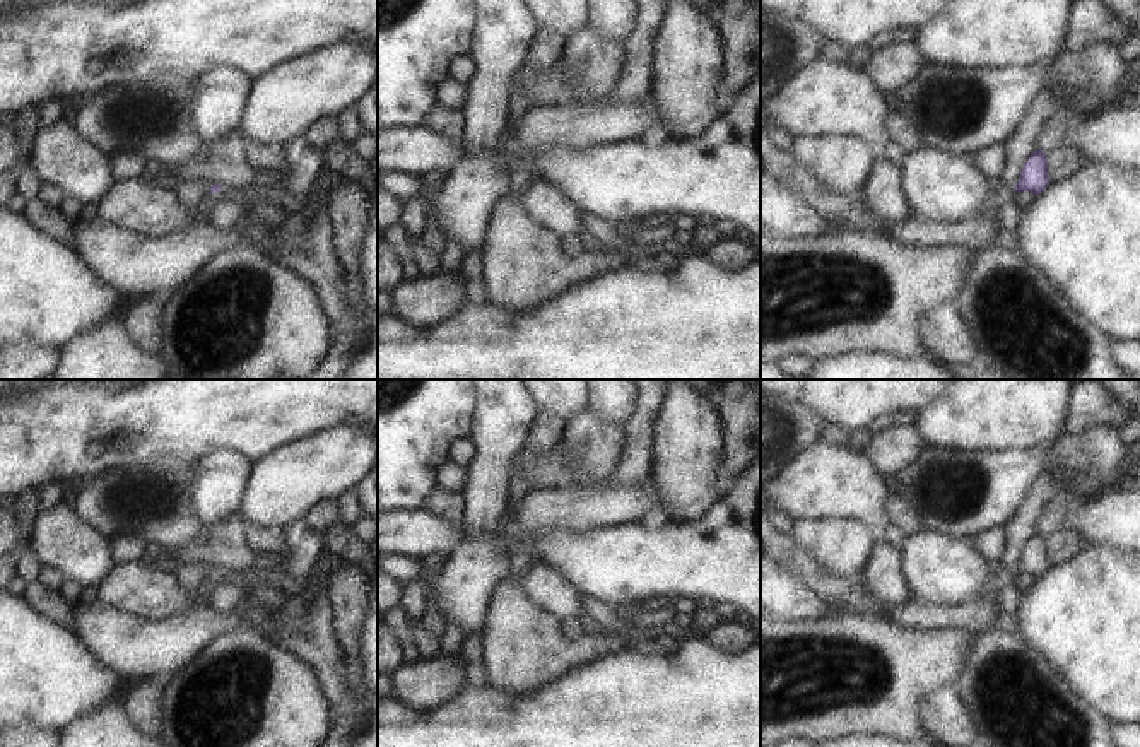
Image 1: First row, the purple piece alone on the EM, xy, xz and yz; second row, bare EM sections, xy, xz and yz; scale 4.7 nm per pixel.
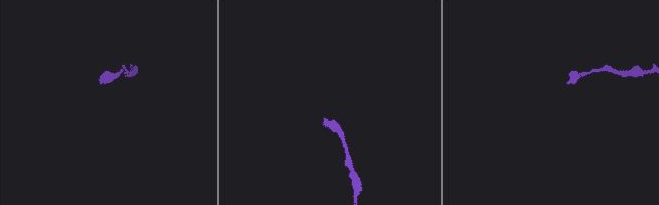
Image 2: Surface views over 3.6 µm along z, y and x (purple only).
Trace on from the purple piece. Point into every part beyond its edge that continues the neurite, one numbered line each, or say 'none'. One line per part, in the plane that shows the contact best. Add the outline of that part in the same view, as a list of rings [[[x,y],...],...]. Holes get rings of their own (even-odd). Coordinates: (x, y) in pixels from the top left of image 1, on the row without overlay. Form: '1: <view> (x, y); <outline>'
1: xy (207, 585); [[[220,571],[217,576],[207,576],[200,583],[197,591],[209,597],[217,583],[241,586],[241,573],[239,571]]]

